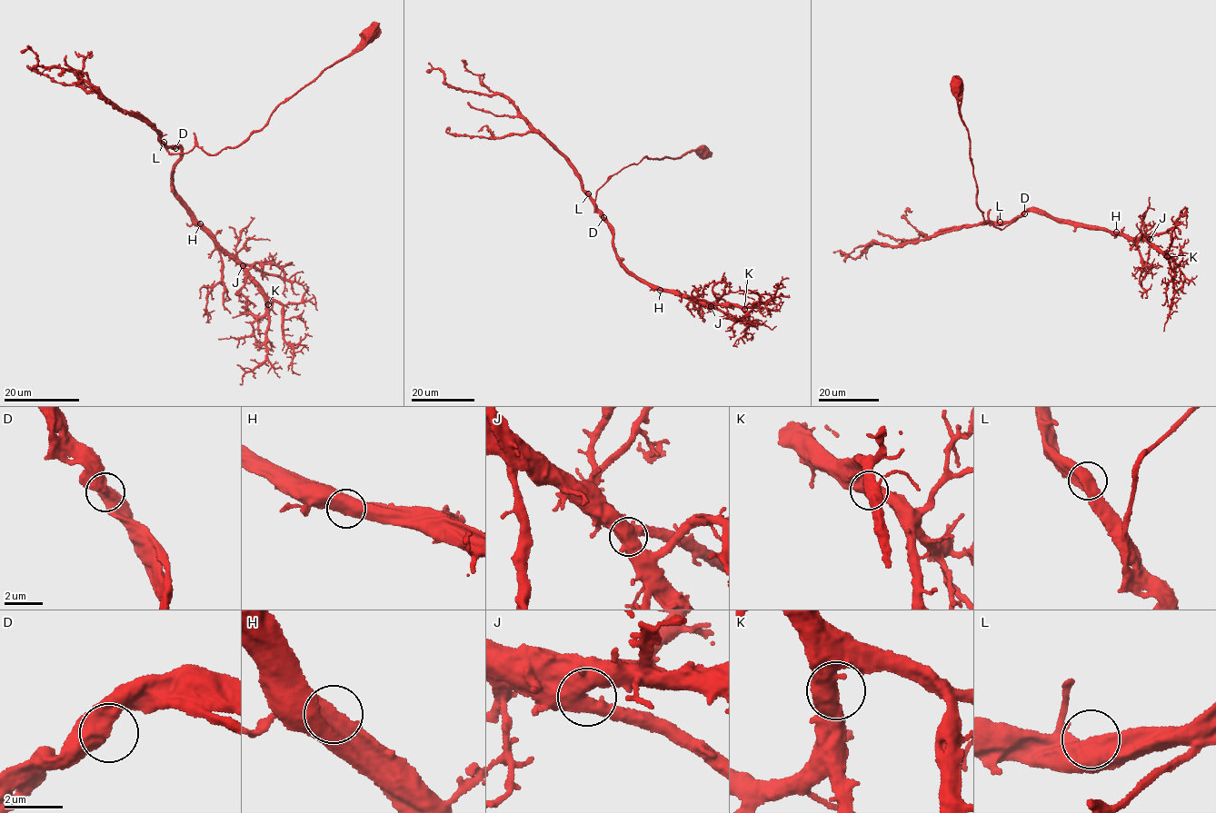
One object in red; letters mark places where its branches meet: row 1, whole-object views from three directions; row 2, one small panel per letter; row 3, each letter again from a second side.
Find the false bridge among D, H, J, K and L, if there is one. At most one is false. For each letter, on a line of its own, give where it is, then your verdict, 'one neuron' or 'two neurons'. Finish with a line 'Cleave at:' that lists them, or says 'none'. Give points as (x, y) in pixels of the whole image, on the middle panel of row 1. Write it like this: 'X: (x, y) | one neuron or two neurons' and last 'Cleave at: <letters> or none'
D: (603, 217) | one neuron
H: (660, 290) | one neuron
J: (711, 306) | one neuron
K: (744, 309) | one neuron
L: (588, 193) | one neuron
Cleave at: none

